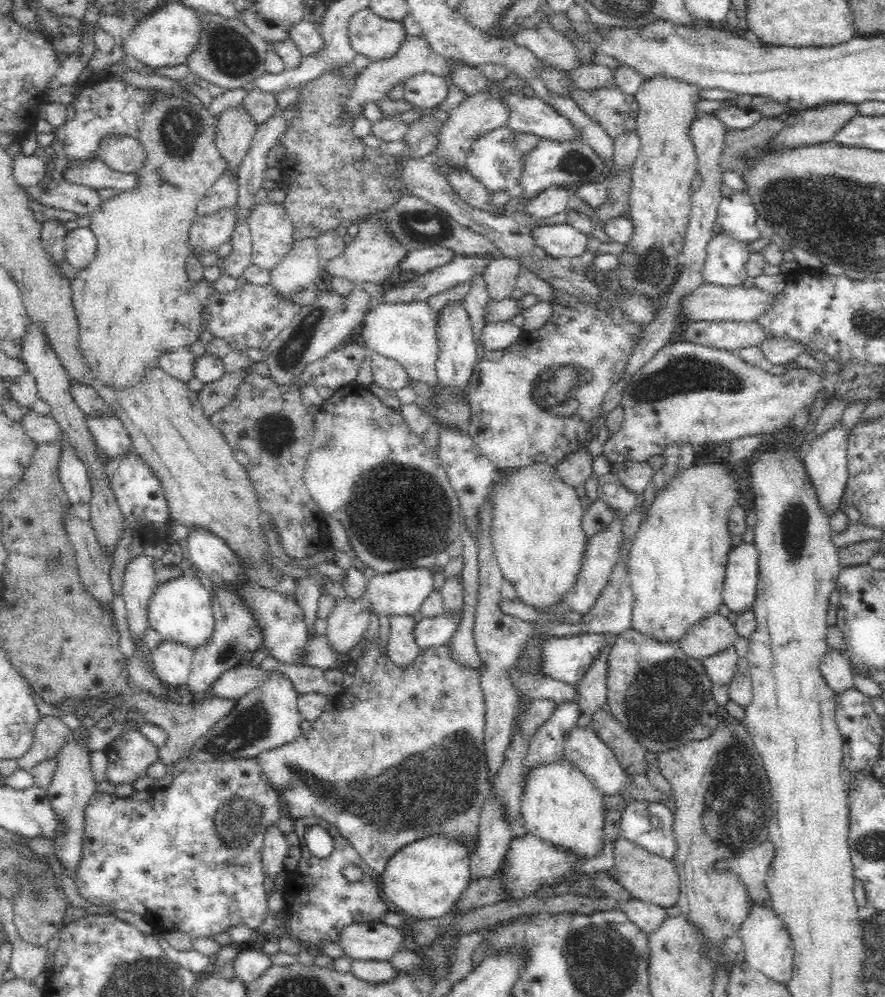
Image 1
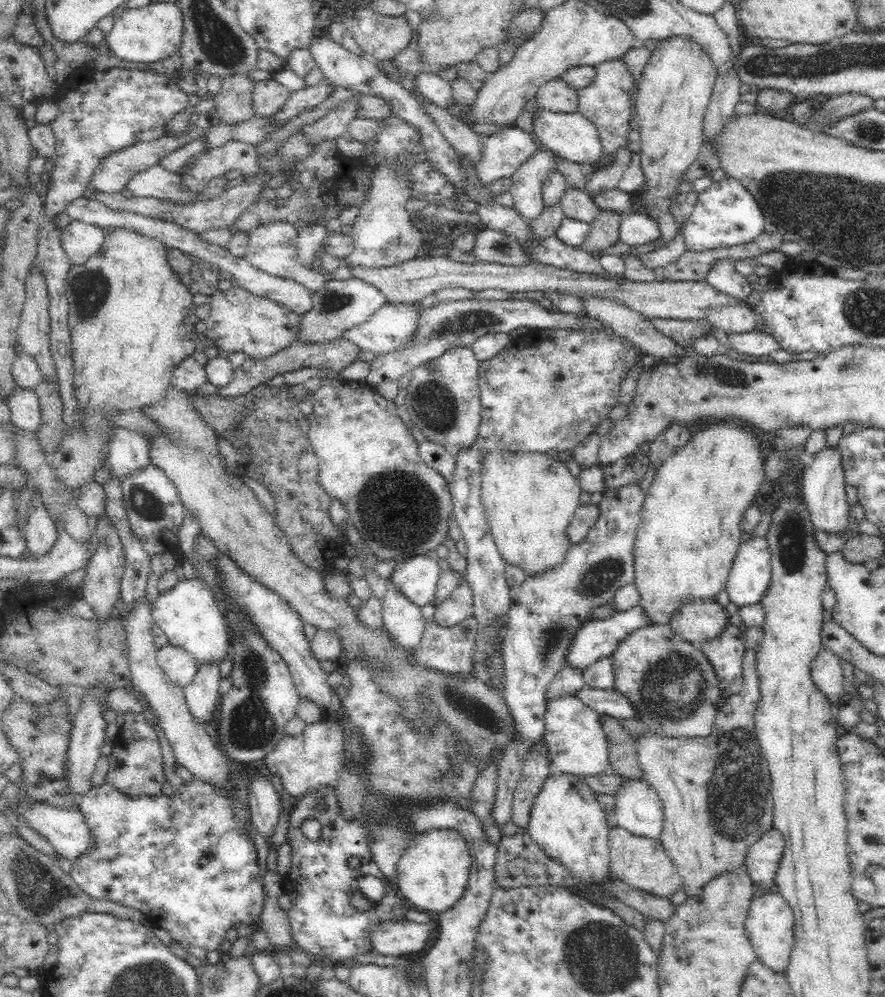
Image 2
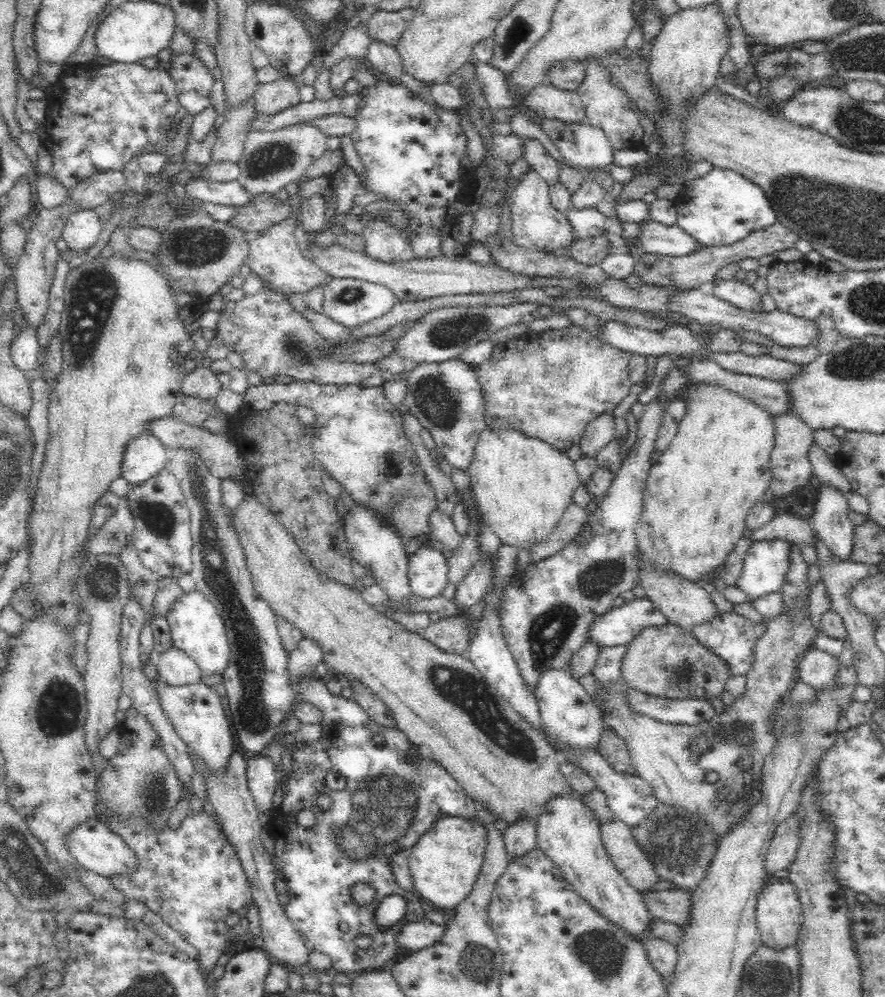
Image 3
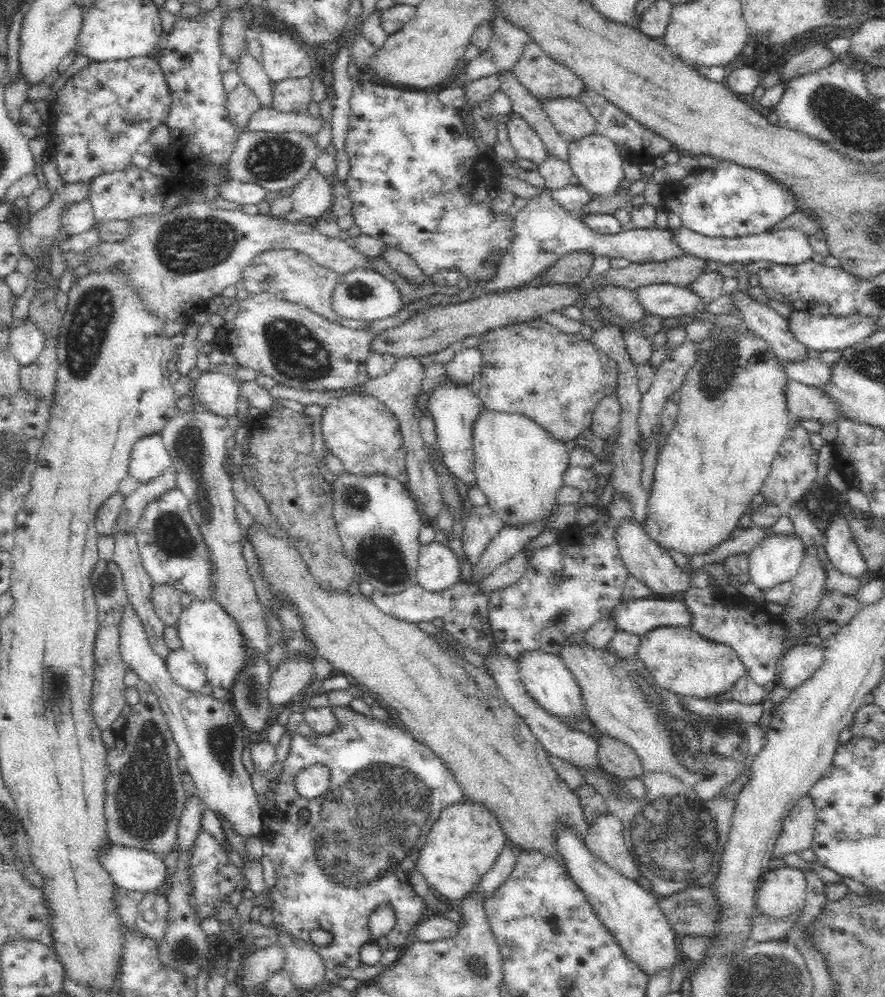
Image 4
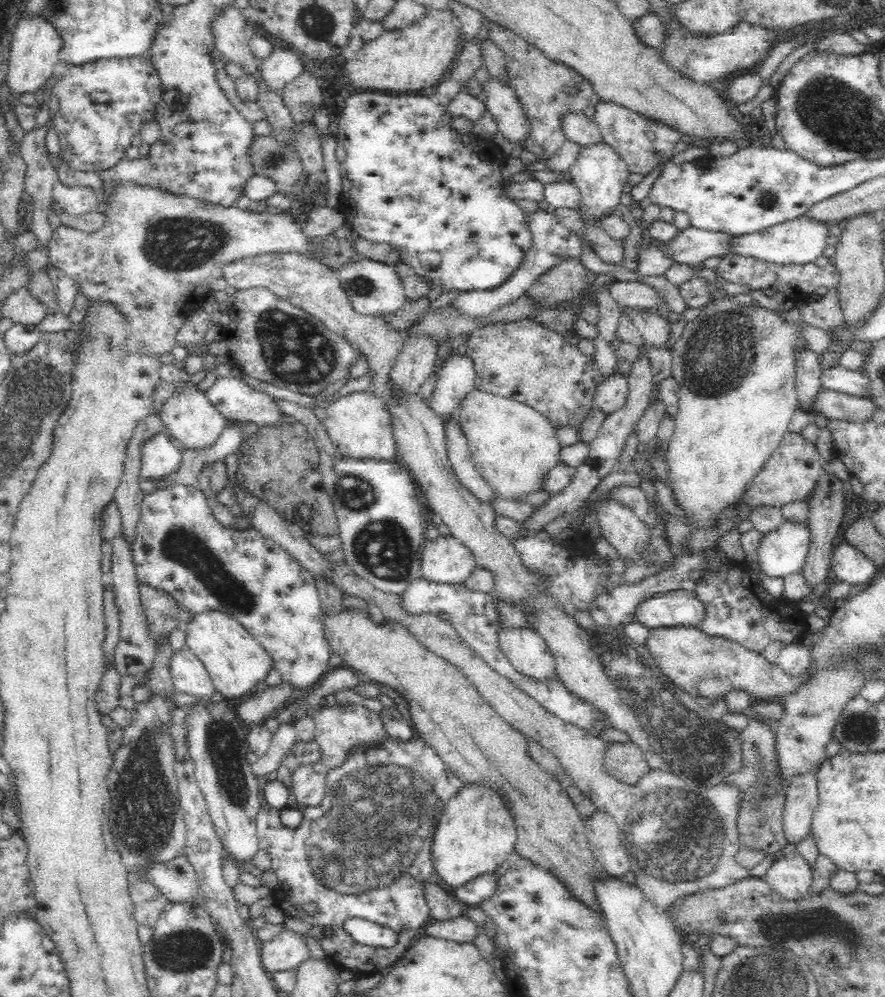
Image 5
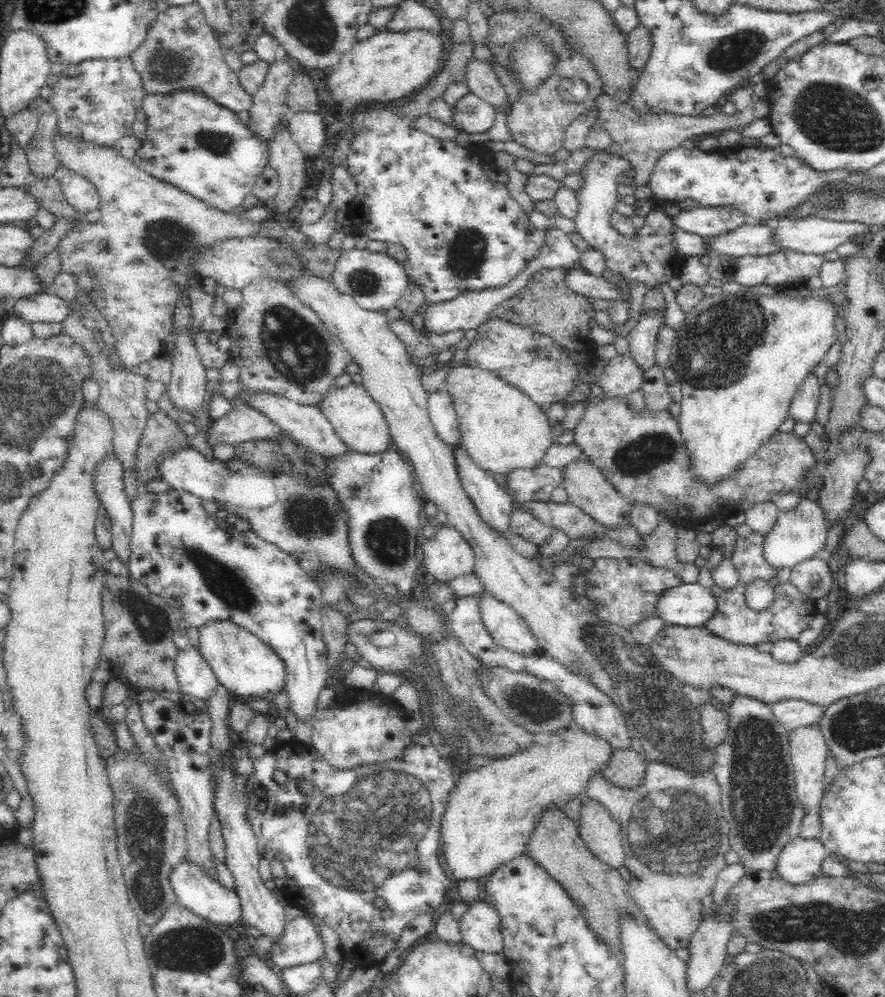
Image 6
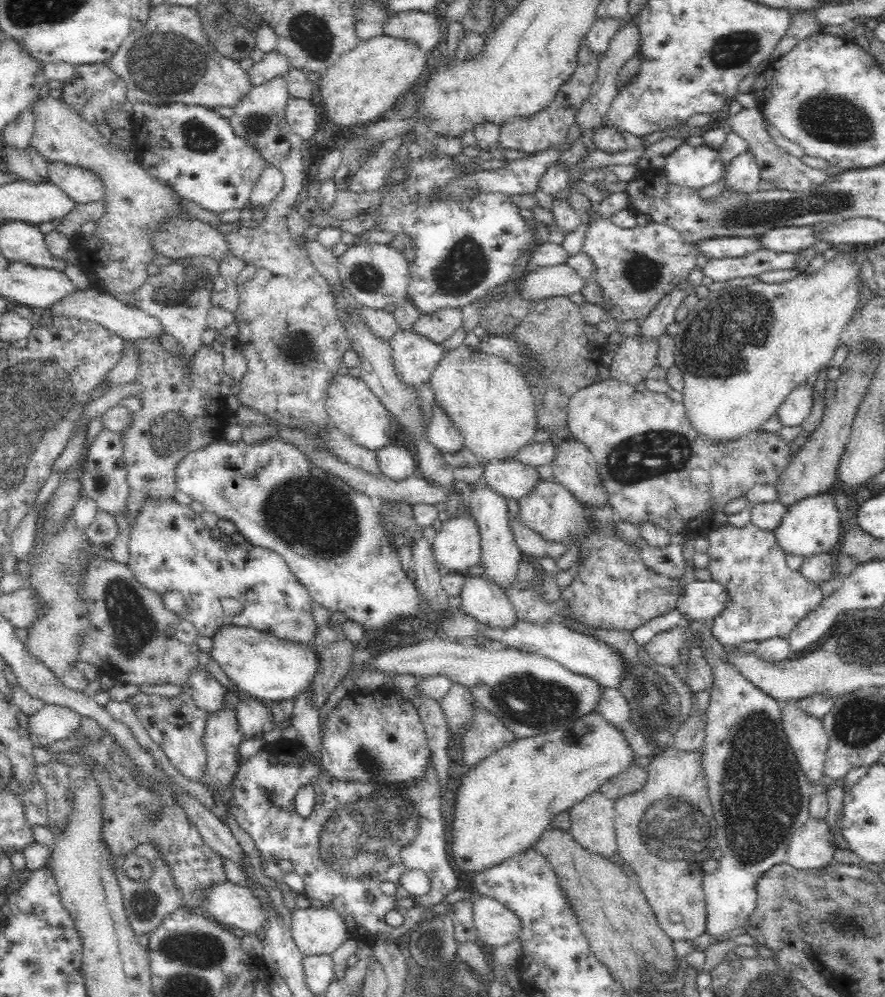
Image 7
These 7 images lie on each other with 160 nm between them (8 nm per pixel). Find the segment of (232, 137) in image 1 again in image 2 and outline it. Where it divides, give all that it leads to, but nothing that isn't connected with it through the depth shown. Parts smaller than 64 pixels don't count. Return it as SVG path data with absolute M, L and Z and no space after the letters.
M232 75L221 80L214 108L220 124L236 126L255 116L251 97L254 84L248 75Z

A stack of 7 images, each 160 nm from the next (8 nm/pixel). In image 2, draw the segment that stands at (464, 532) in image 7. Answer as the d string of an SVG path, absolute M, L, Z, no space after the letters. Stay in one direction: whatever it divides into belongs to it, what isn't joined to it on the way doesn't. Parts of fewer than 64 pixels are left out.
M418 555L396 562L388 579L410 603L422 607L434 600L440 567L434 555Z

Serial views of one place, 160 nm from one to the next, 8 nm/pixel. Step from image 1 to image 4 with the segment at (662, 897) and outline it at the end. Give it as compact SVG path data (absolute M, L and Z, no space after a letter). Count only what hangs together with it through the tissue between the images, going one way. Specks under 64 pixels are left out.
M602 814L594 823L589 824L585 840L594 857L606 862L620 875L636 881L644 874L632 857L624 834L622 821L616 815Z

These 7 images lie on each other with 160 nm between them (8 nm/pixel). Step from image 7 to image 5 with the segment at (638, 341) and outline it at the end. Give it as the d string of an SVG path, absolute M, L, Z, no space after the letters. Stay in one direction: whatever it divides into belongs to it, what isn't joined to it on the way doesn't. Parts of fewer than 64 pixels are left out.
M613 374L596 388L594 406L598 406L604 416L608 416L622 408L627 397L627 380L621 374Z

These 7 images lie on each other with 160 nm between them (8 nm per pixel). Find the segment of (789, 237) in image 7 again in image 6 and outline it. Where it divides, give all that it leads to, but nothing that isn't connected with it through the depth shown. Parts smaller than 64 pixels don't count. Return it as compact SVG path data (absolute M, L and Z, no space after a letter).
M747 222L720 236L706 236L704 243L708 247L706 254L716 253L722 256L766 256L778 252L770 223Z

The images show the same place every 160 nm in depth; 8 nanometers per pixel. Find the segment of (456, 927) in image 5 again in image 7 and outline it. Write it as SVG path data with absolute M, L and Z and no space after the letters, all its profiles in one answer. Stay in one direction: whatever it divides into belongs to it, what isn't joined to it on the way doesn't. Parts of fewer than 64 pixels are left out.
M474 895L473 922L477 931L477 943L484 949L495 949L516 941L519 936L519 920L496 899Z

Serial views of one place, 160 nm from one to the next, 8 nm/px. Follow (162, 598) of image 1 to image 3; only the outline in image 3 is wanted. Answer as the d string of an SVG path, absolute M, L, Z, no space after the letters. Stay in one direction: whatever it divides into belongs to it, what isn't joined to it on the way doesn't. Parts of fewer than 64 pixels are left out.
M199 591L183 593L165 614L173 646L182 649L199 666L203 676L222 674L231 653L224 621L216 607Z

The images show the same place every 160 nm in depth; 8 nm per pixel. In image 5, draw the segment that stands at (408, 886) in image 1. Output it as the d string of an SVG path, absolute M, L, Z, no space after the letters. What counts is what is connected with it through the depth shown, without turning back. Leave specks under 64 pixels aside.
M463 785L460 792L448 800L431 846L434 871L446 886L454 890L478 876L494 873L515 851L515 821L505 802L499 792L484 785Z

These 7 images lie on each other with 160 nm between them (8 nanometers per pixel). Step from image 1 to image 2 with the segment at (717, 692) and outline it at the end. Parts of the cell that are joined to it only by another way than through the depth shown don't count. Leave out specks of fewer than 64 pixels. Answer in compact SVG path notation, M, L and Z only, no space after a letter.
M730 622L720 636L700 646L718 678L718 688L722 696L727 695L731 682L742 674L744 629L746 628Z

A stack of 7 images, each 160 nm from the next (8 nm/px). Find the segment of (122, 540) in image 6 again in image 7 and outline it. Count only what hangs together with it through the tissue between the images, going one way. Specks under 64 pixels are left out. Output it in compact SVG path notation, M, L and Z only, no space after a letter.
M103 427L94 442L90 444L90 451L87 455L88 461L85 464L83 475L80 477L84 494L96 501L98 509L114 515L114 518L120 514L127 514L127 500L129 495L127 468L121 440L120 433Z

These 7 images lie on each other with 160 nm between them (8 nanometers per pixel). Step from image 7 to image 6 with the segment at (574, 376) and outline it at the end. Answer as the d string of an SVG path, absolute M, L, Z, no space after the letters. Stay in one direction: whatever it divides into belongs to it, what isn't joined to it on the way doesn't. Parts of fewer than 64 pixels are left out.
M550 268L538 271L532 275L532 280L512 299L508 299L490 313L490 319L498 318L510 323L522 325L526 329L540 332L552 338L552 341L560 344L564 351L570 353L570 357L576 360L580 368L580 380L576 384L576 390L572 396L563 402L564 407L575 406L580 400L587 400L591 394L591 381L587 376L587 367L597 358L598 346L590 339L591 331L589 321L595 318L596 310L588 301L588 297L582 296L566 286L565 278L570 268Z

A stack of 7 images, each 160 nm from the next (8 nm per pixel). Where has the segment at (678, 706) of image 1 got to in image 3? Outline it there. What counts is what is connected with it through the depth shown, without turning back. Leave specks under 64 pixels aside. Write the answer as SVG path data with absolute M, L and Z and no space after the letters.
M666 622L655 627L642 628L625 646L620 662L620 679L628 688L664 699L698 699L709 701L724 692L730 678L722 659L702 646L694 635Z

